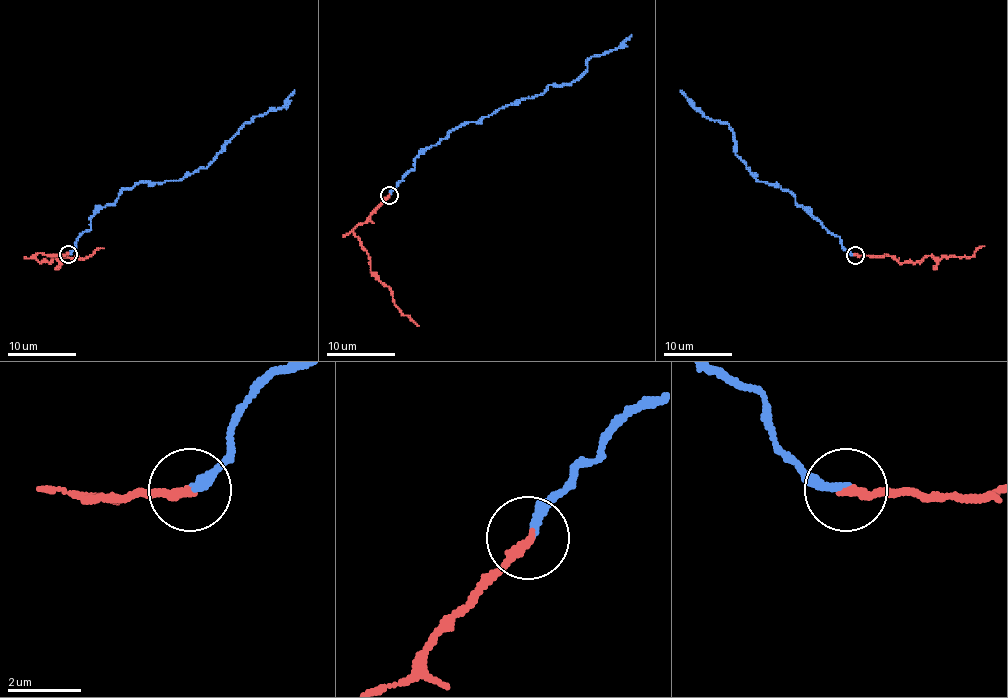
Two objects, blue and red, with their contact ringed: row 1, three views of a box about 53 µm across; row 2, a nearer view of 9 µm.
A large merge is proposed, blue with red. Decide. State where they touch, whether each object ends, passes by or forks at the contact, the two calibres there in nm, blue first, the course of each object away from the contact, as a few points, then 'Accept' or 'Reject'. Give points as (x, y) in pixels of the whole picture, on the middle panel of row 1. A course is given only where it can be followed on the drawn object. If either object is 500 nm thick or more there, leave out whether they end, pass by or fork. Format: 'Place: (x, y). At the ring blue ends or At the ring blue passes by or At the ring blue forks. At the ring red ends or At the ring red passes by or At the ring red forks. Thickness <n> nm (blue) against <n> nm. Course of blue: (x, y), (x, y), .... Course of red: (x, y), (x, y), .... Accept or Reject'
Place: (389, 195). At the ring blue ends. At the ring red ends. Thickness 240 nm (blue) against 280 nm. Course of blue: (389, 194), (414, 169), (415, 159), (450, 132), (549, 84), (571, 83), (592, 56), (631, 34). Course of red: (389, 195), (353, 233), (367, 252), (370, 271), (389, 288), (394, 305), (419, 326). Reject

